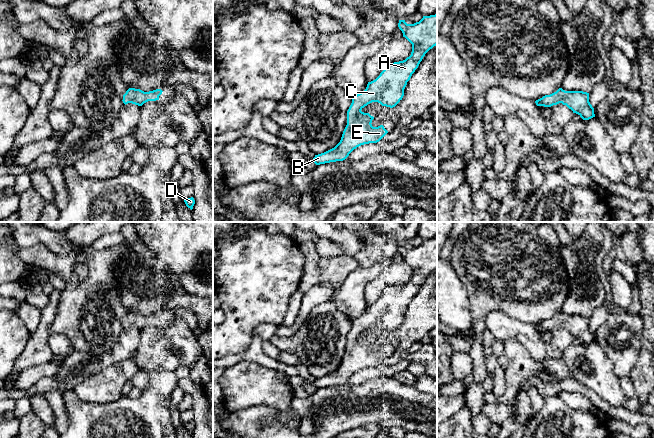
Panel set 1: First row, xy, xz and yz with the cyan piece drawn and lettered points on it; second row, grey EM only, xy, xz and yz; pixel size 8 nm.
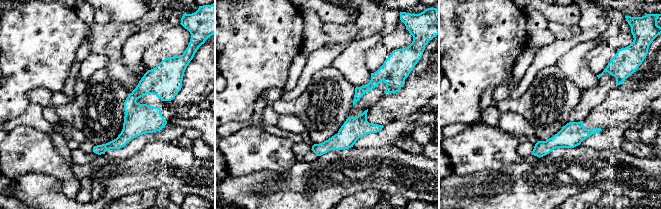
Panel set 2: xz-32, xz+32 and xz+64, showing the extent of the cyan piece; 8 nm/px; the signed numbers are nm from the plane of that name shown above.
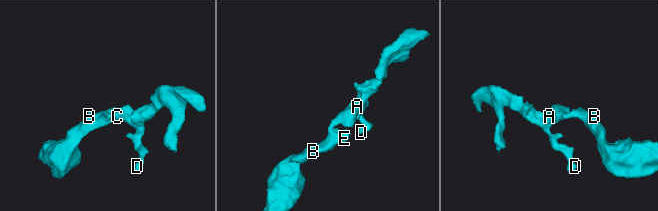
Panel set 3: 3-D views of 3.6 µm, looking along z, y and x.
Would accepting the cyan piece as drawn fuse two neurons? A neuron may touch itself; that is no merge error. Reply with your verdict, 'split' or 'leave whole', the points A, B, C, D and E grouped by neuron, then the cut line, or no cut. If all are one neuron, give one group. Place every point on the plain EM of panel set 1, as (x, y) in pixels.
leave whole; groups A B C D E; cut none

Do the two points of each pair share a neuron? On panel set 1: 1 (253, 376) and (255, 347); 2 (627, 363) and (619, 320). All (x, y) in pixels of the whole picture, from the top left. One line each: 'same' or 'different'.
1: different
2: same

